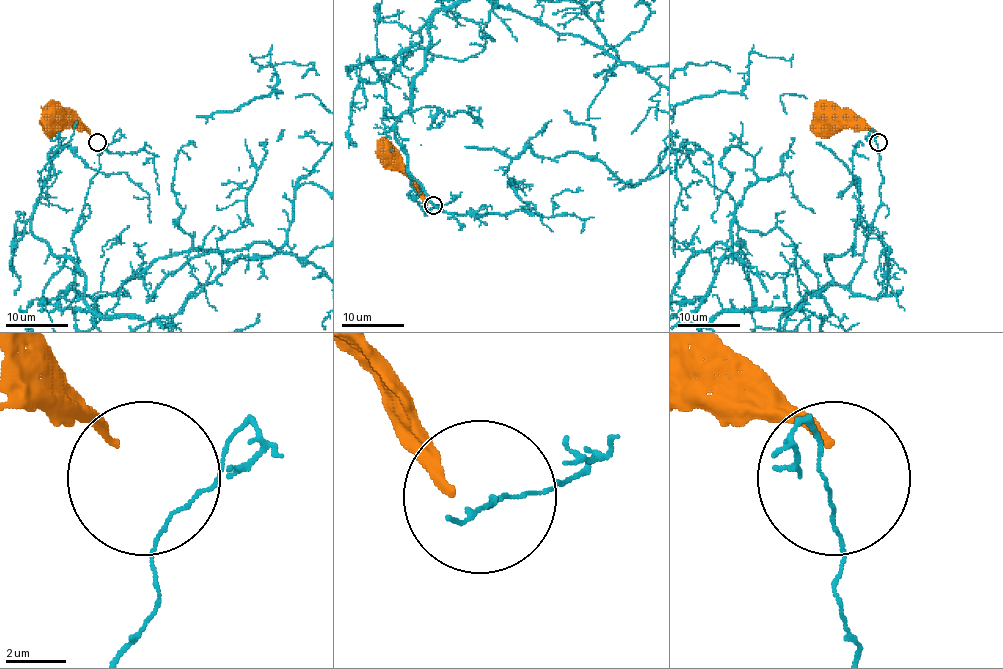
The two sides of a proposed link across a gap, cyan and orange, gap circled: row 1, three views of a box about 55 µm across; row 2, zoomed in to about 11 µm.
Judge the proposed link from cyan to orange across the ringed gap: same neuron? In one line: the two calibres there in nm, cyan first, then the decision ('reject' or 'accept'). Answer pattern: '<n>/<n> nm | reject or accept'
100/300 nm | reject

